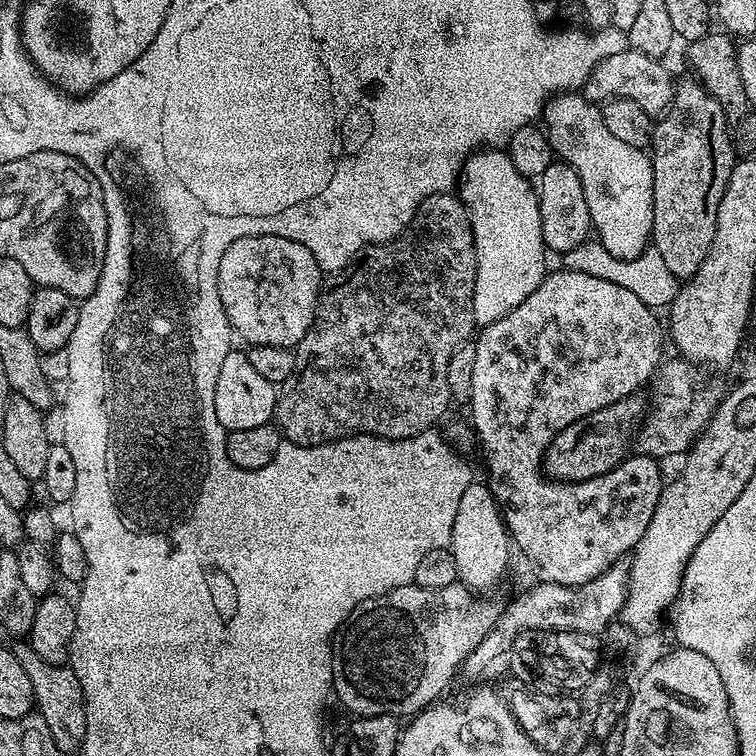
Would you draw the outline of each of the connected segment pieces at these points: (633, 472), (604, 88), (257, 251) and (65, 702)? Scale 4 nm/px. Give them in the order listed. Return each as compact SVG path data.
M567 270L559 271L549 271L538 286L538 290L534 290L534 294L530 294L530 298L526 298L526 302L522 302L522 306L514 306L514 310L510 310L510 314L506 314L506 318L498 318L498 322L483 325L479 329L474 340L476 349L474 350L474 378L470 385L472 391L470 401L472 420L470 419L470 427L478 444L480 440L480 448L484 451L484 464L488 467L486 483L489 490L492 491L492 497L496 499L497 504L503 506L502 515L507 531L510 533L511 543L515 547L517 544L518 547L524 548L529 562L536 566L536 572L540 575L537 577L543 583L578 586L598 578L598 574L602 574L607 568L612 567L613 564L624 558L620 556L626 555L627 557L633 551L643 534L646 533L650 520L654 517L654 510L658 505L659 496L666 485L666 477L664 478L663 474L660 473L660 468L656 465L659 463L653 457L632 454L623 459L616 468L612 468L604 476L590 478L589 481L560 483L549 479L538 467L536 444L540 444L540 446L547 445L554 433L560 432L568 424L573 424L585 416L591 415L594 409L593 405L600 406L618 402L625 396L639 393L641 391L640 387L643 384L645 387L651 381L656 374L657 368L665 359L664 340L666 344L666 332L662 327L661 317L659 320L656 317L659 315L653 309L648 308L646 302L642 302L642 298L630 294L630 290L625 290L623 286L618 286L614 282L606 282L606 278L594 278L592 274Z
M626 47L622 54L610 54L590 74L583 86L582 94L593 102L607 102L613 98L626 98L638 102L642 110L653 118L659 117L666 106L672 103L674 79L668 73L668 68L655 56L647 56L638 50Z
M243 236L218 262L218 298L222 298L233 333L249 345L295 349L312 325L321 283L314 254L290 238Z
M16 642L11 645L11 650L22 662L22 670L30 678L30 686L34 686L34 698L36 699L35 711L50 726L50 734L54 742L58 742L58 750L66 754L72 754L79 749L86 734L86 718L84 717L84 695L80 680L74 674L71 666L42 662L38 654L34 654L31 644Z

